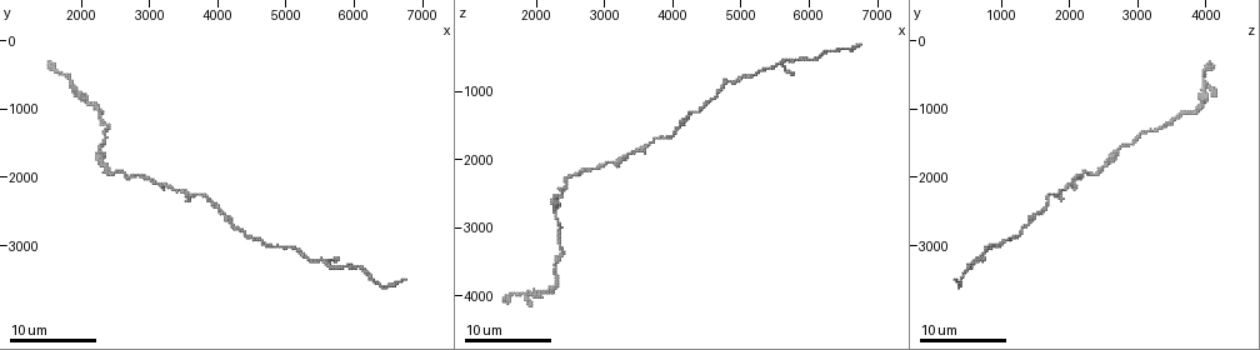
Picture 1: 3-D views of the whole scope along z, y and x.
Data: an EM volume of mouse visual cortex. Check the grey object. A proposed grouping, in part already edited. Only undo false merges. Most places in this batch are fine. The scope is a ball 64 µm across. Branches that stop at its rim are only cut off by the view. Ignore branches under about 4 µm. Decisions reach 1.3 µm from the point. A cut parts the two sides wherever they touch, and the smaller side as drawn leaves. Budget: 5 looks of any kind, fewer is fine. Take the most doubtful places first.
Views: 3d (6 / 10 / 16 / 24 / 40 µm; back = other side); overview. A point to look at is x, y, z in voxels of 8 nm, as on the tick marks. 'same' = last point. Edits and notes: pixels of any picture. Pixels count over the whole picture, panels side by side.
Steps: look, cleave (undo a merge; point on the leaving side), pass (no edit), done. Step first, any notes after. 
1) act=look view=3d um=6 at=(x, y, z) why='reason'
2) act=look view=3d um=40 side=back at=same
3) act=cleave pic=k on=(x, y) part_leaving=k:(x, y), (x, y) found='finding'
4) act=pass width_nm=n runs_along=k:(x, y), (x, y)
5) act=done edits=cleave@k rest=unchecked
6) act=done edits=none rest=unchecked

act=look view=3d um=6 at=(5550, 3250, 600) why='side arm on a straight run'

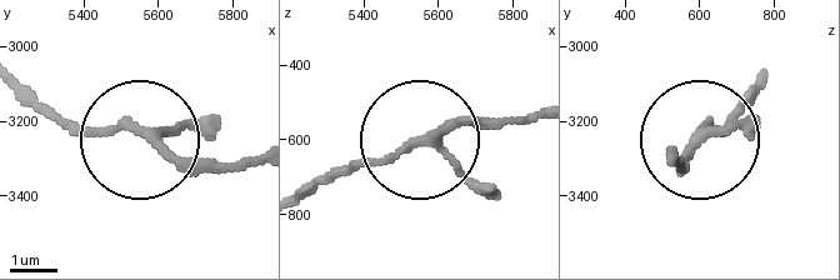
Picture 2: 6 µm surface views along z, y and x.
act=pass runs_along=2:(31, 89), (68, 121), (243, 169) found='one cell here'

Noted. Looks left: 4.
act=look view=3d um=6 at=(2400, 2000, 2250) why='thick turns thin'

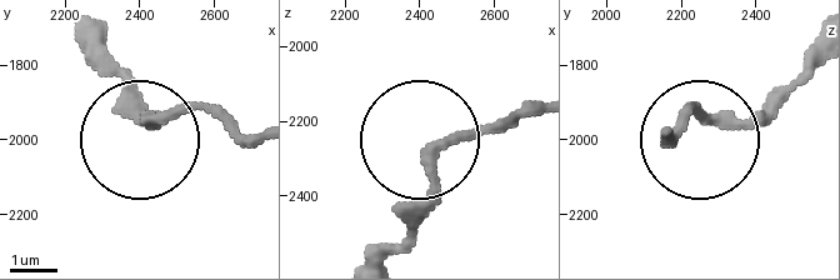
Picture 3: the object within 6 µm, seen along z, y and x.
act=look view=3d um=6 side=back at=(2430, 1940, 2300) why='other side'

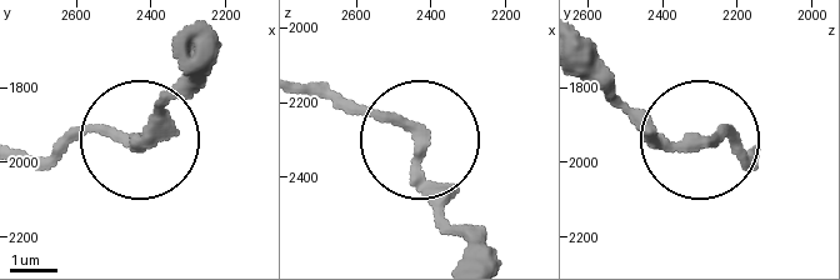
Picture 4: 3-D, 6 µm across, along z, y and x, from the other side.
act=pass runs_along=4:(306, 88), (403, 128), (419, 188), (474, 255) found='all the same cell'

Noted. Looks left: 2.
act=look view=3d um=16 at=(3650, 2300, 1750) why='calibre changes'

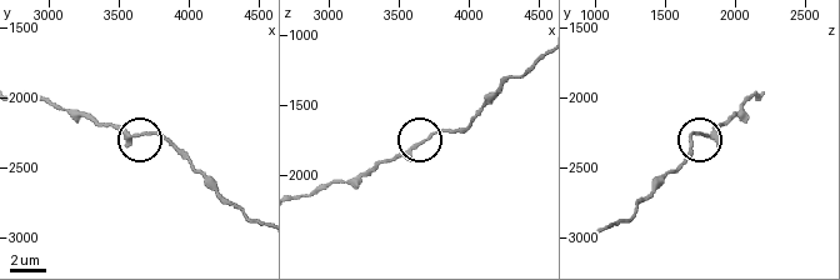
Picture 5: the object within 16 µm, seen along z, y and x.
act=pass width_nm=160 runs_along=5:(115, 124), (136, 134), (164, 134), (184, 150) found='all the same cell'

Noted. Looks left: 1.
act=done edits=none rest=unchecked

